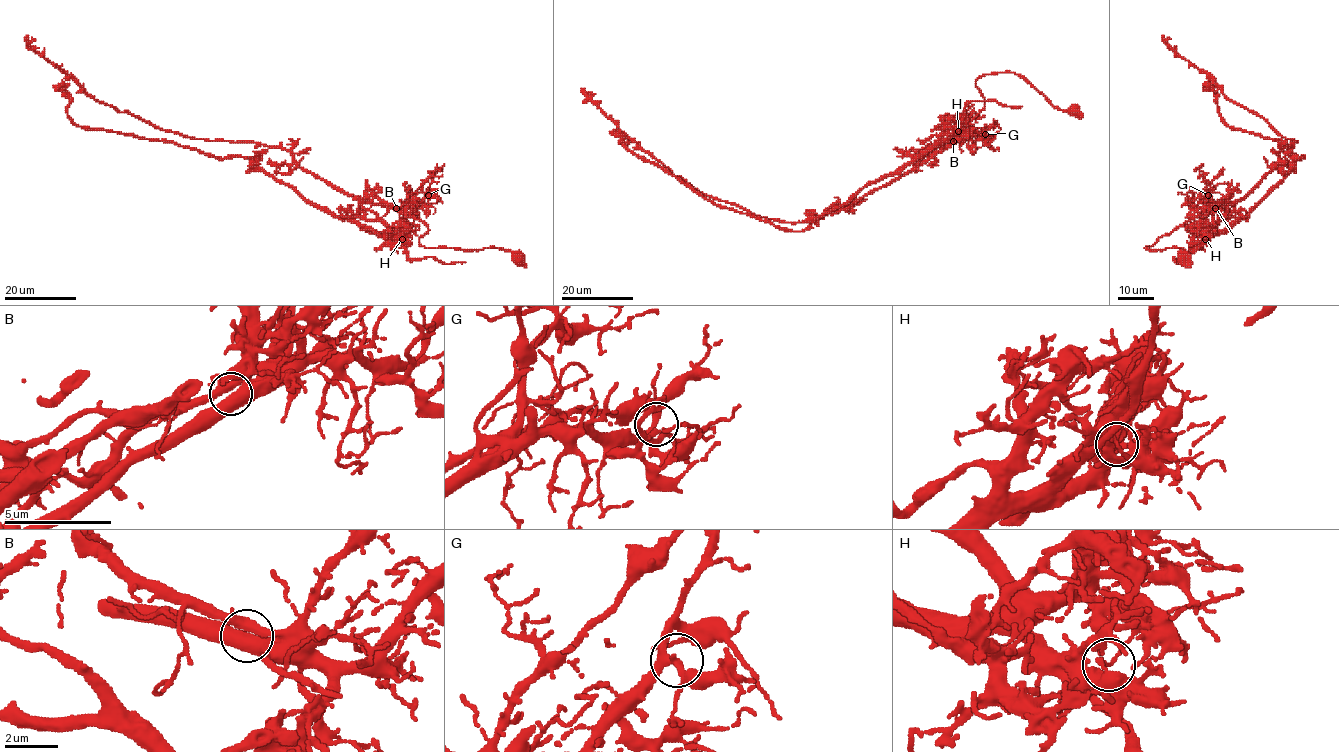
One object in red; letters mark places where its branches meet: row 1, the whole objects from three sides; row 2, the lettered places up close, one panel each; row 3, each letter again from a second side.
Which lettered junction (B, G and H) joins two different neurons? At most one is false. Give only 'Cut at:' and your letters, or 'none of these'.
Cut at: H

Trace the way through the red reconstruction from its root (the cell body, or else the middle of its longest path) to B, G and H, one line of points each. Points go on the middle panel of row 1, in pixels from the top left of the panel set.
B: (1075, 113), (1056, 108), (1013, 73), (984, 74), (975, 84), (985, 106), (956, 133), (953, 141)
G: (1075, 113), (1056, 108), (1013, 73), (984, 74), (975, 84), (985, 106), (962, 132), (985, 134)
H: (1075, 113), (1056, 108), (1013, 73), (984, 74), (975, 84), (985, 106), (962, 127), (962, 133), (958, 132)

